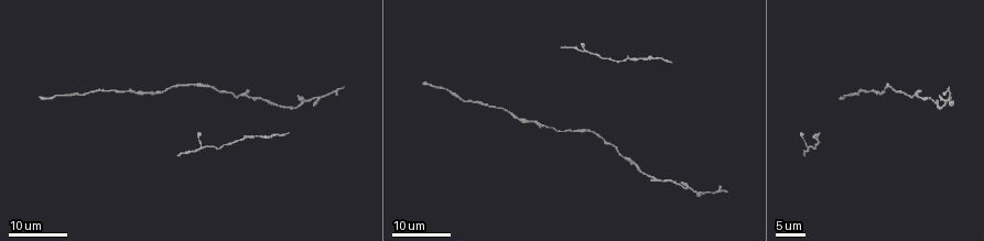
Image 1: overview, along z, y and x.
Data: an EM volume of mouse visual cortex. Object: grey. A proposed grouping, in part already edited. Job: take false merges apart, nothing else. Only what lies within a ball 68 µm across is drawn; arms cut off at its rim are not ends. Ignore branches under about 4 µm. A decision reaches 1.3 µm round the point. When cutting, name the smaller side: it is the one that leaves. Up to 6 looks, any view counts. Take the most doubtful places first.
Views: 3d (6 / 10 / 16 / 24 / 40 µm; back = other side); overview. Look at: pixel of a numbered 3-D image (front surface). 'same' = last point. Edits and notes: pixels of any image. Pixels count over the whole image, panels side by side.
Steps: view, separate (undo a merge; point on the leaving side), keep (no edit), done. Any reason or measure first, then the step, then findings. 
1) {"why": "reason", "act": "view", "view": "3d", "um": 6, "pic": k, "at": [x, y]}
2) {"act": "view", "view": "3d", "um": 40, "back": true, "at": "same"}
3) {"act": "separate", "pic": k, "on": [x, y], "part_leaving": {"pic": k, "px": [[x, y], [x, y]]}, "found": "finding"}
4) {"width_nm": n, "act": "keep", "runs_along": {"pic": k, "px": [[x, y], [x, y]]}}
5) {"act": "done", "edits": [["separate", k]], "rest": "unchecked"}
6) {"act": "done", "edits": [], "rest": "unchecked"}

{"why": "narrows sharply", "act": "view", "view": "3d", "um": 16, "pic": 1, "at": [297, 108]}

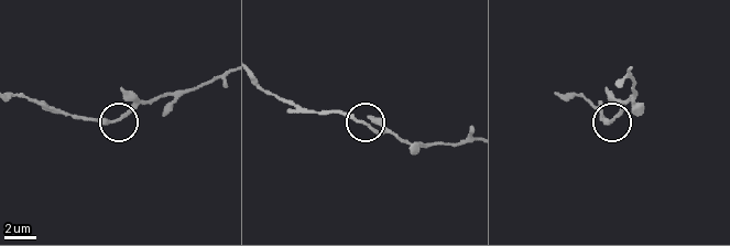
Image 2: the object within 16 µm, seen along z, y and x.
{"act": "view", "view": "3d", "um": 6, "pic": 2, "at": [364, 123]}

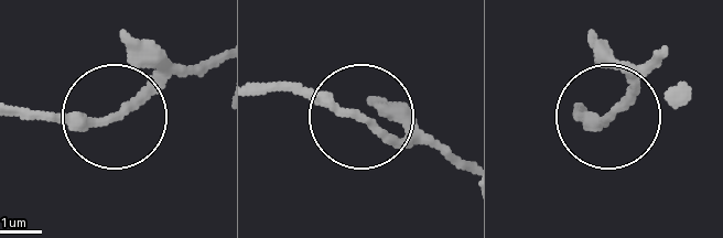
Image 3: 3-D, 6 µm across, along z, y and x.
{"act": "keep", "runs_along": {"pic": 3, "px": [[13, 111], [108, 118], [200, 62]]}, "found": "continuous, no second cell"}

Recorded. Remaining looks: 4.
{"act": "view", "view": "3d", "um": 24, "pic": 1, "at": [248, 96]}

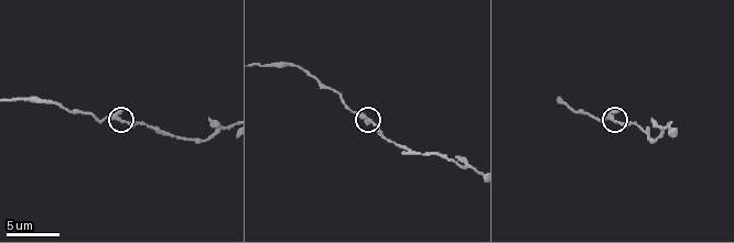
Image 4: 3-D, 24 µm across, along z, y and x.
{"act": "view", "view": "3d", "um": 10, "pic": 4, "at": [123, 120]}

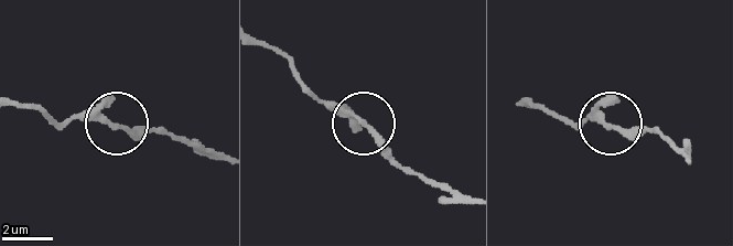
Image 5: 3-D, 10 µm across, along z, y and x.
{"width_nm": 200, "act": "keep", "runs_along": {"pic": 5, "px": [[262, 41], [320, 96], [357, 115], [406, 170]]}, "found": "continuous, no second cell"}

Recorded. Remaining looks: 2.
{"act": "view", "view": "3d", "um": 10, "pic": 4, "at": [35, 97]}

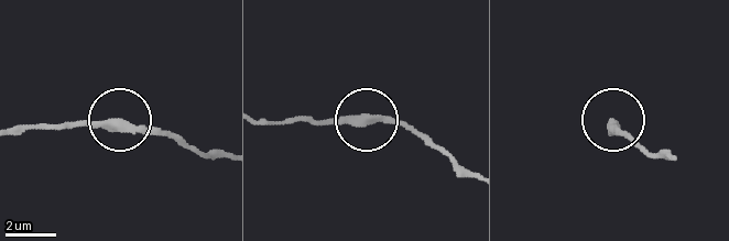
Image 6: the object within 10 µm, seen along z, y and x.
{"act": "keep", "runs_along": {"pic": 6, "px": [[363, 121], [389, 121], [424, 133]]}, "found": "one cell here"}

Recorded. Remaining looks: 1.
{"act": "done", "edits": [], "rest": "unchecked"}

